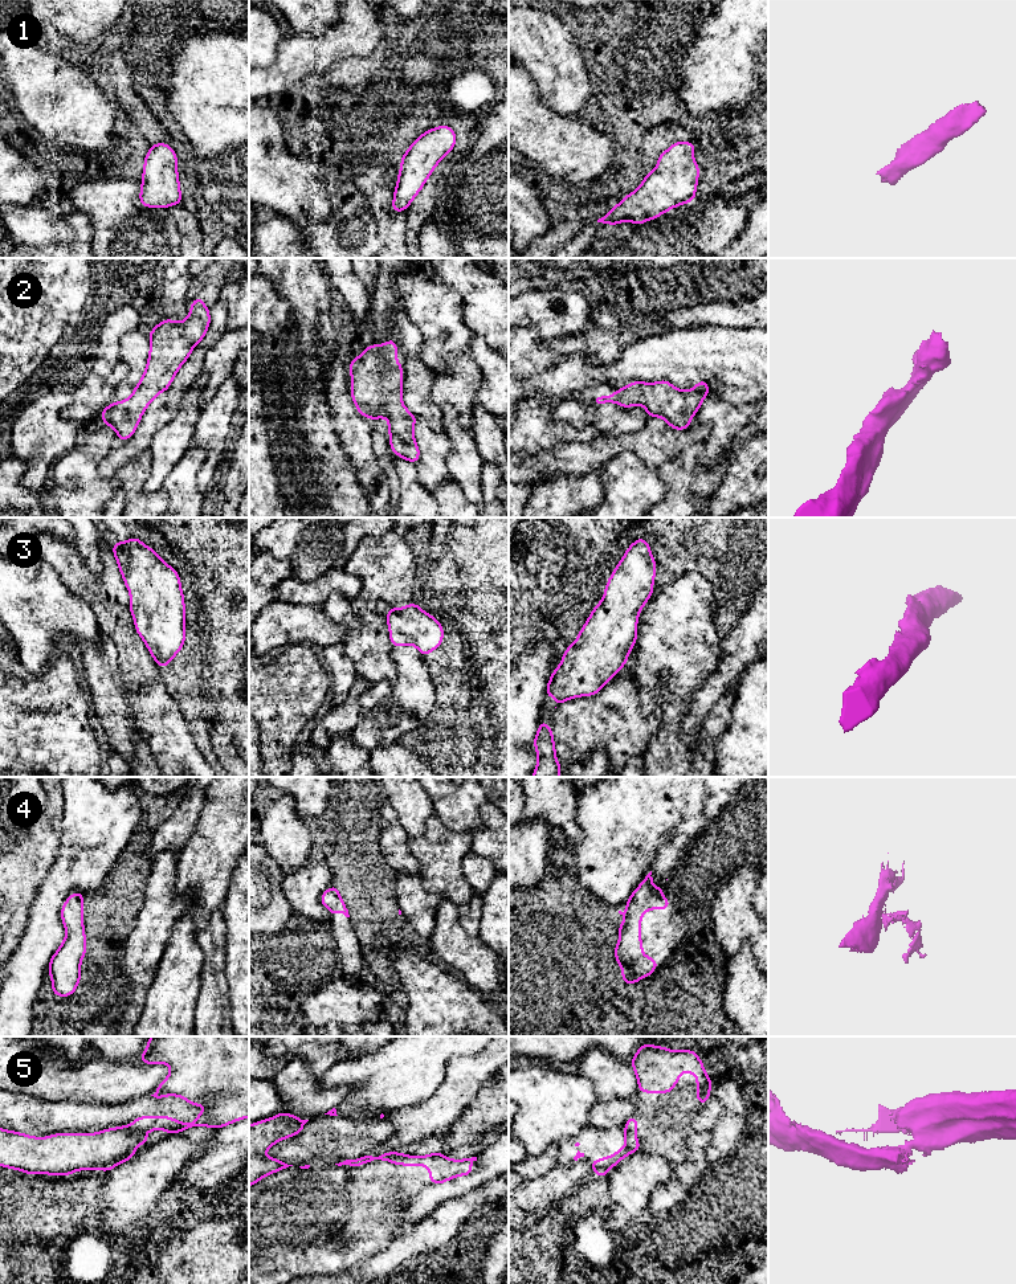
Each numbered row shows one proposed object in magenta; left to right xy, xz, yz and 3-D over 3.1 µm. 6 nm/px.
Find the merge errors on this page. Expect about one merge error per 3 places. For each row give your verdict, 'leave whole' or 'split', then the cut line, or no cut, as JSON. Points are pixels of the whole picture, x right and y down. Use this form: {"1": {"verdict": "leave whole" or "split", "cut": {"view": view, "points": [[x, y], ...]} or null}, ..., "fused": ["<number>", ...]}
{"1": {"verdict": "leave whole", "cut": null}, "2": {"verdict": "leave whole", "cut": null}, "3": {"verdict": "leave whole", "cut": null}, "4": {"verdict": "leave whole", "cut": null}, "5": {"verdict": "split", "cut": {"view": "xy", "points": [[126, 1127], [145, 1132]]}}, "fused": ["5"]}

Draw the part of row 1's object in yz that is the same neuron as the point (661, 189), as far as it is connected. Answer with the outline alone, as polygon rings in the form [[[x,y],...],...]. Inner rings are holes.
[[[691,142],[673,143],[658,156],[658,165],[645,176],[641,185],[597,222],[617,225],[631,221],[642,225],[674,206],[695,200],[699,167],[693,158],[694,147]]]

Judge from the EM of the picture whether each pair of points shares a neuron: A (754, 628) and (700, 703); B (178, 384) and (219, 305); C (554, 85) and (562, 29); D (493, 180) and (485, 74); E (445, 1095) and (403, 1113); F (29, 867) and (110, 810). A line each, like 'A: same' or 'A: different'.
A: same
B: same
C: same
D: same
E: same
F: different

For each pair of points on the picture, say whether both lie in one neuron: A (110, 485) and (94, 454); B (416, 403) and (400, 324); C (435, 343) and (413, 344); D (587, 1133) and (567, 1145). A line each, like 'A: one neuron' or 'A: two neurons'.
A: one neuron
B: one neuron
C: two neurons
D: one neuron

